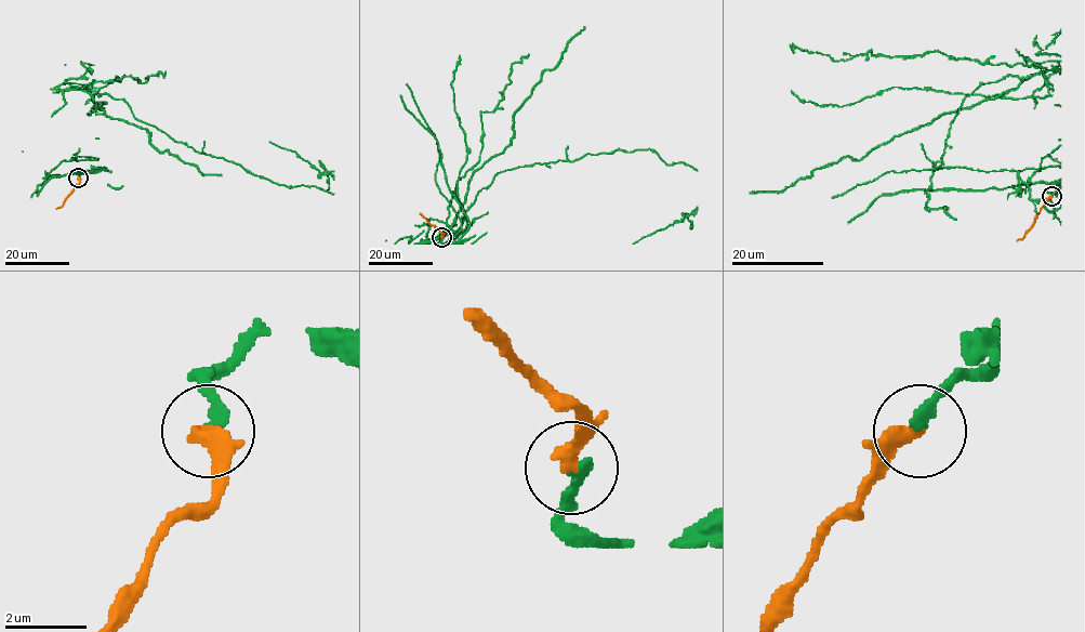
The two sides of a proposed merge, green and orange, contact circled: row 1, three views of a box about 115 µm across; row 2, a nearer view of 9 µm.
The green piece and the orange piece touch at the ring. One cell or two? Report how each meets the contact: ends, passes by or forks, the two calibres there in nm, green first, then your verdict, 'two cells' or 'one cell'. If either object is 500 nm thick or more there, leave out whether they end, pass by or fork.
green ends | orange ends | 280/400 nm | two cells

